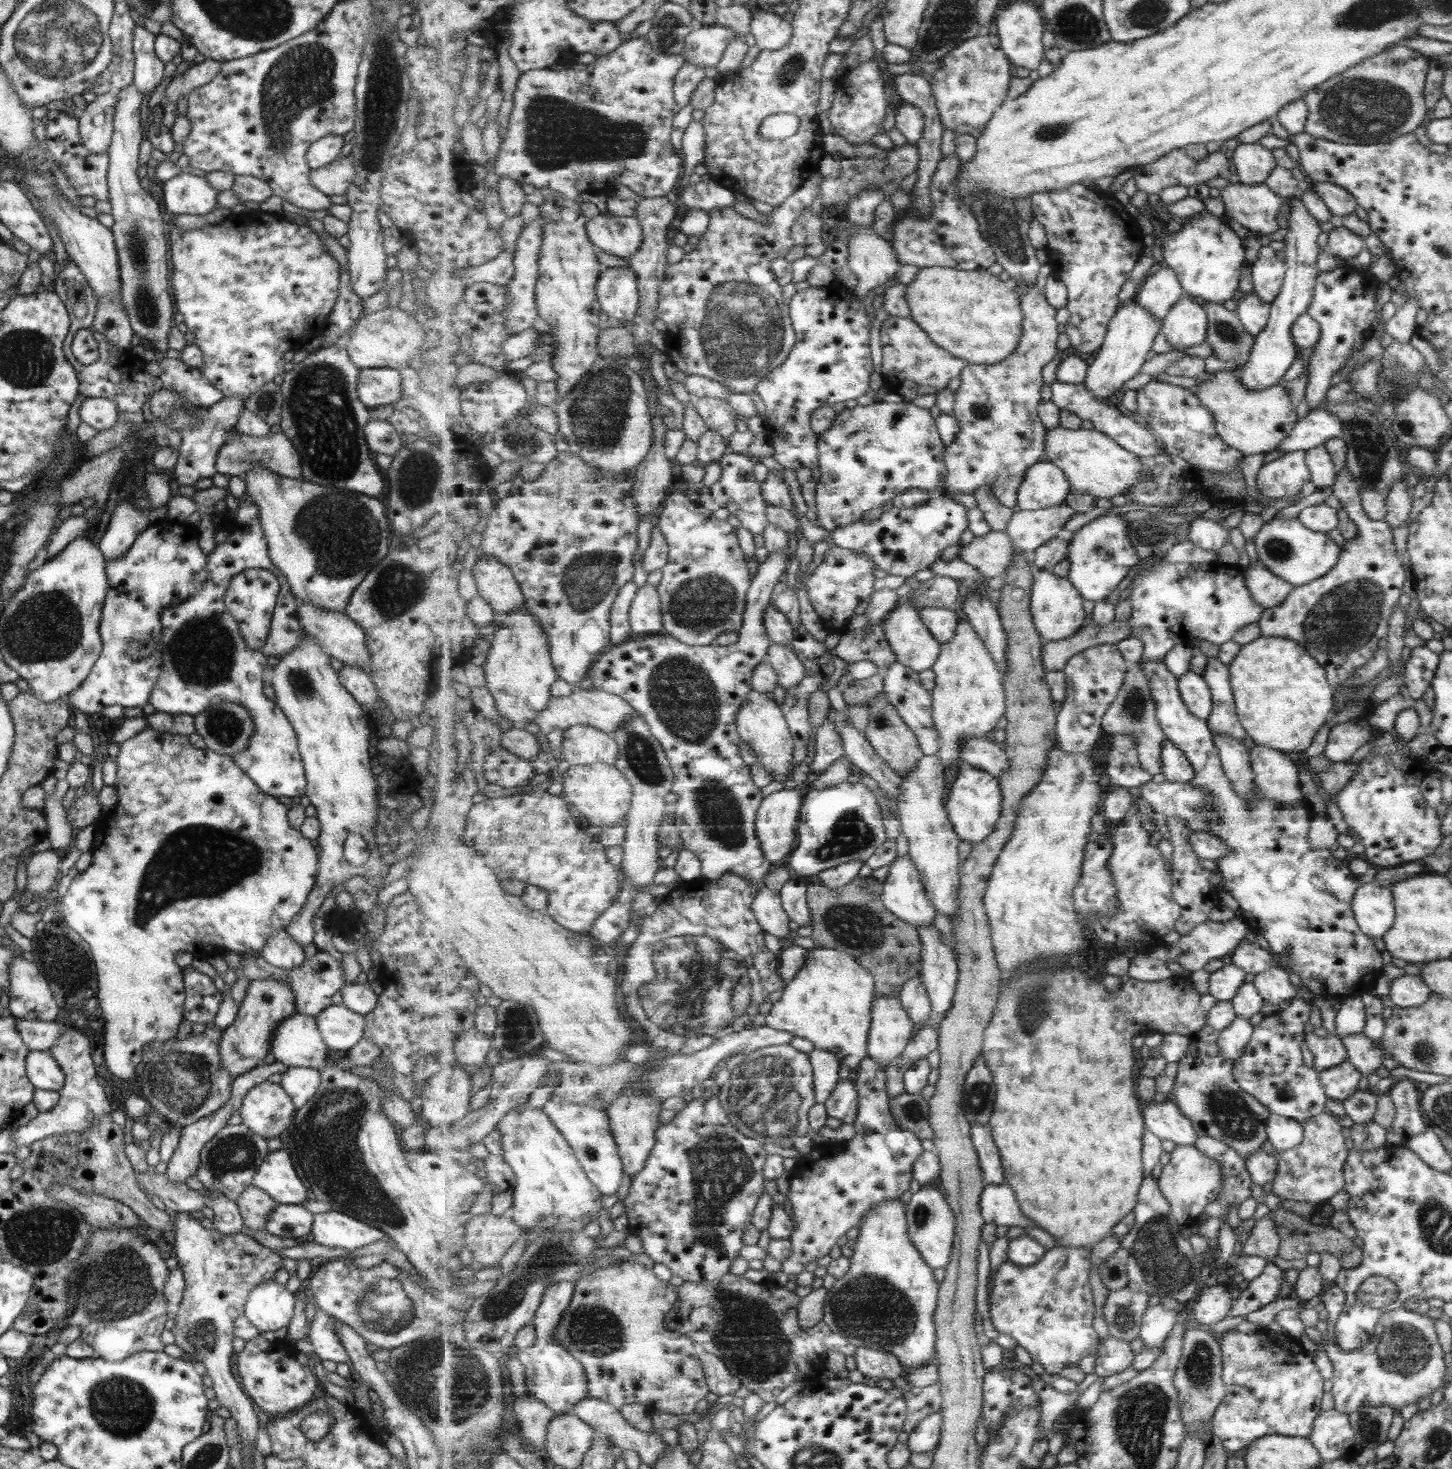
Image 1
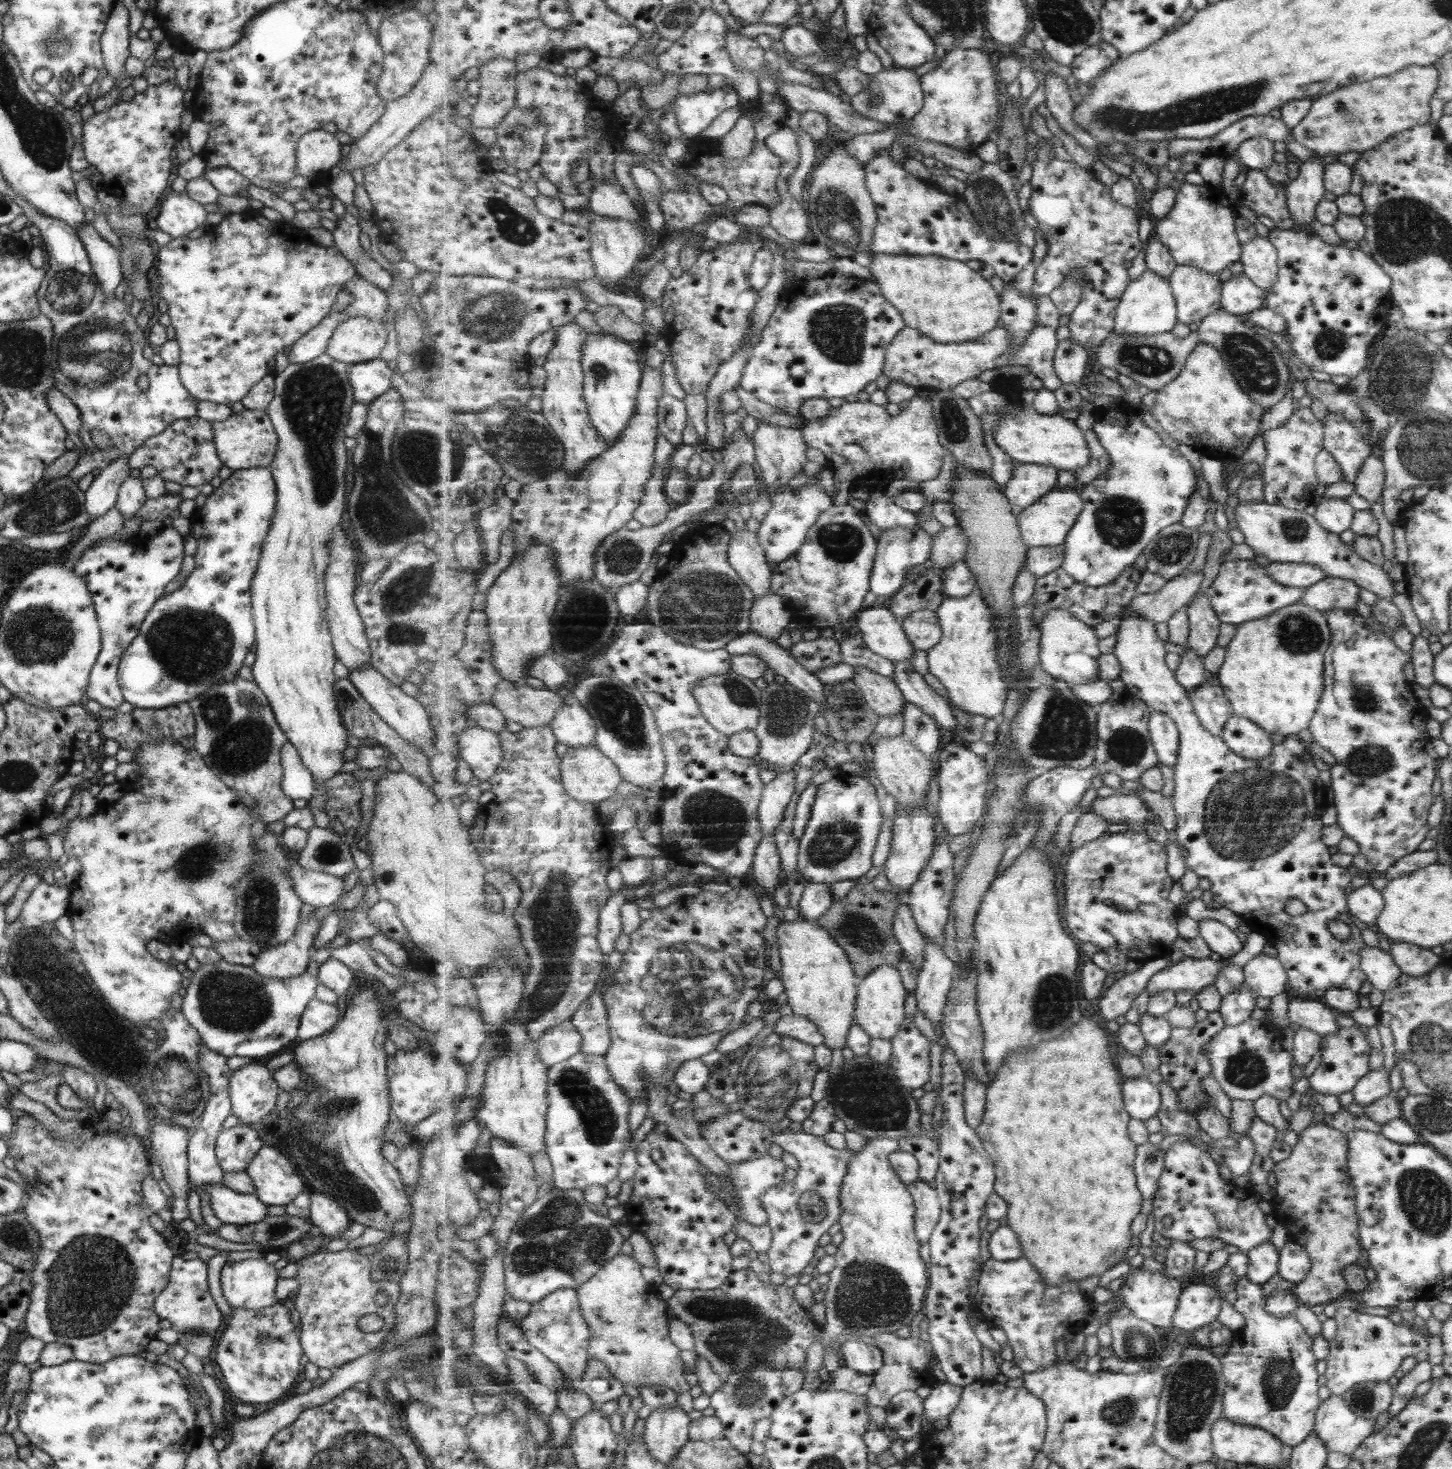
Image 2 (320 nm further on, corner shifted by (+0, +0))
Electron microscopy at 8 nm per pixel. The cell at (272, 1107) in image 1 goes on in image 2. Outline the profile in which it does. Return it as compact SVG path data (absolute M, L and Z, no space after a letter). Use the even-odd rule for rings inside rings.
M258 1062L245 1064L229 1076L230 1114L238 1119L239 1124L257 1123L273 1110L279 1092L272 1072L269 1072L266 1066L261 1066Z

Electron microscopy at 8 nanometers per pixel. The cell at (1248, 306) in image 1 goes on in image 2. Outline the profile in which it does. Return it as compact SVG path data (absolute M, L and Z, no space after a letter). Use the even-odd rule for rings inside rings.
M1244 274L1231 275L1228 281L1222 283L1222 308L1237 316L1263 307L1264 290L1255 286Z

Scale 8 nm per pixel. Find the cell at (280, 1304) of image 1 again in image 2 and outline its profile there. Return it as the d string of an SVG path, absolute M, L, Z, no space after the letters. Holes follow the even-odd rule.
M264 1257L226 1261L220 1270L220 1289L230 1307L260 1309L276 1303L274 1286L277 1279L278 1270L271 1263L267 1263Z

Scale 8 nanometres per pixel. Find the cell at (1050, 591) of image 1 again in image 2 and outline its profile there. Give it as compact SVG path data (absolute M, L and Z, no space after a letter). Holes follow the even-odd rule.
M1061 609L1049 611L1039 626L1042 636L1039 658L1044 671L1055 679L1073 684L1087 684L1100 680L1098 659L1103 653L1100 639L1097 638L1093 627L1077 619L1073 613Z

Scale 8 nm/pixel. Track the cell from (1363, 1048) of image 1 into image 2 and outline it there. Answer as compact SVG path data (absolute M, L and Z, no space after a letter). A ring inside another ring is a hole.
M1292 995L1288 998L1286 1017L1289 1022L1298 1024L1300 1027L1312 1030L1321 1037L1336 1033L1339 1029L1337 1023L1331 1015L1331 1008L1328 1007L1322 1000L1315 1001L1311 996Z

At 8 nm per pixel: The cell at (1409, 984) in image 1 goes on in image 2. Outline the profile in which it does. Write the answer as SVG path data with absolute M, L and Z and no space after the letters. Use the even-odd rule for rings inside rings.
M1365 945L1358 952L1359 968L1366 981L1381 992L1395 988L1401 974L1399 967L1392 961L1391 955L1379 947Z

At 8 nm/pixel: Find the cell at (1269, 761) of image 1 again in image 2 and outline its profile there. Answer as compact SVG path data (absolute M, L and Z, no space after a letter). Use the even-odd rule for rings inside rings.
M1233 713L1231 720L1225 724L1222 738L1235 754L1248 759L1260 759L1268 755L1272 747L1267 733L1253 722Z

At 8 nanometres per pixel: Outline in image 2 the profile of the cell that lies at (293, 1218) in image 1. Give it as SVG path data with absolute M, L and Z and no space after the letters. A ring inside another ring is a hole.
M205 1183L201 1190L207 1194L211 1212L221 1225L241 1227L267 1218L267 1207L253 1193L239 1194L219 1183Z

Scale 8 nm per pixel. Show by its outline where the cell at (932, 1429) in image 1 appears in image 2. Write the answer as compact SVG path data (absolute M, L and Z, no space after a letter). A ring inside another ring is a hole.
M949 1382L933 1384L930 1395L924 1399L924 1414L929 1421L929 1429L932 1429L935 1420L948 1417L959 1406L963 1391L964 1387Z

